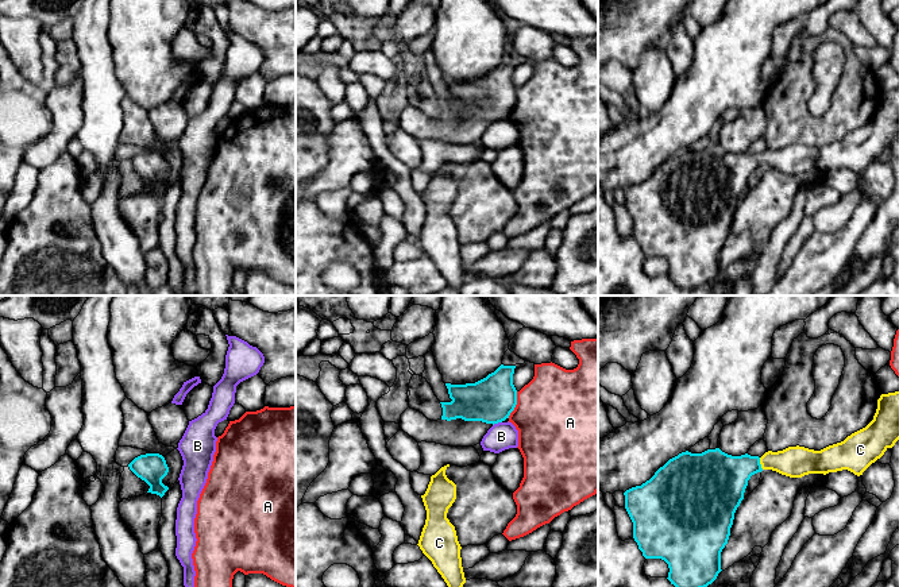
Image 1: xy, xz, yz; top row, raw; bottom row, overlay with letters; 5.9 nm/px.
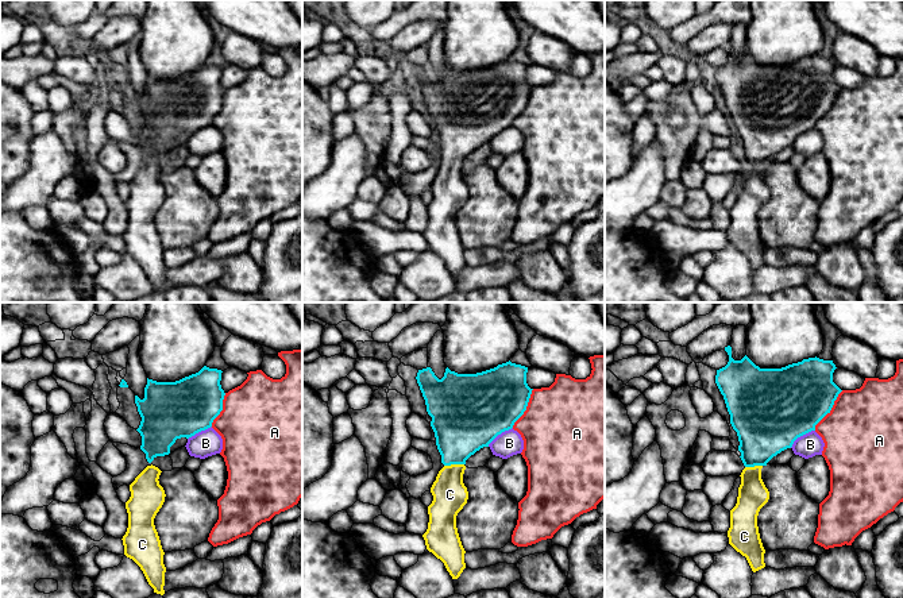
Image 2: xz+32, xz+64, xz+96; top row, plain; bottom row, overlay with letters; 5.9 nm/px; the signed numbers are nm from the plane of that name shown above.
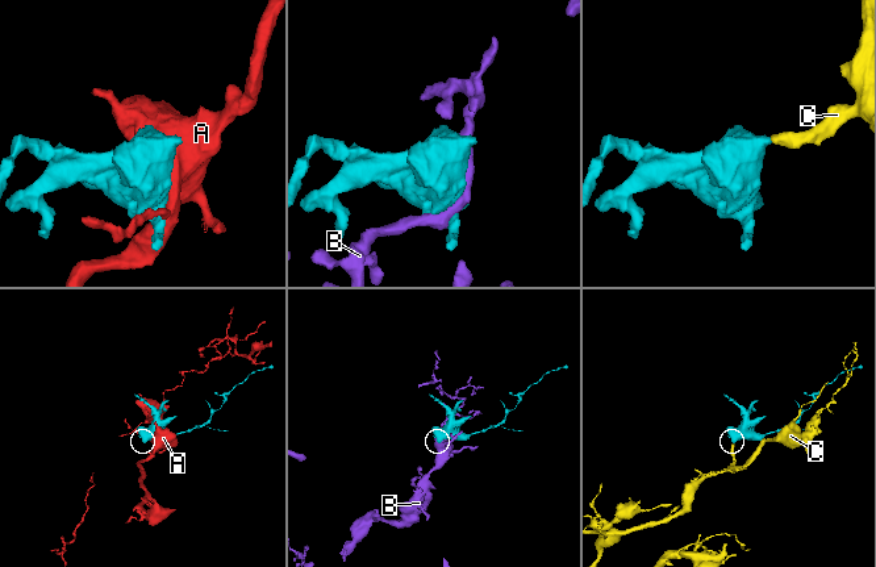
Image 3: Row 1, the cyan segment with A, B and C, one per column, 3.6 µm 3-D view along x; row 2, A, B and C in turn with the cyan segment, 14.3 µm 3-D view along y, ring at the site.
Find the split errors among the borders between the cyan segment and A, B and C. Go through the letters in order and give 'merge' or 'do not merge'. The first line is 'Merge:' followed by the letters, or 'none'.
Merge: C
A: do not merge
B: do not merge
C: merge

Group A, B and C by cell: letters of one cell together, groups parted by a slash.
A / B / C

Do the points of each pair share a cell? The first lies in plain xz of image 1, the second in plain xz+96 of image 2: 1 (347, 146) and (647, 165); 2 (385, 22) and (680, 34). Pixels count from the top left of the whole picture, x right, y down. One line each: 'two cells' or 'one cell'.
1: one cell
2: one cell

